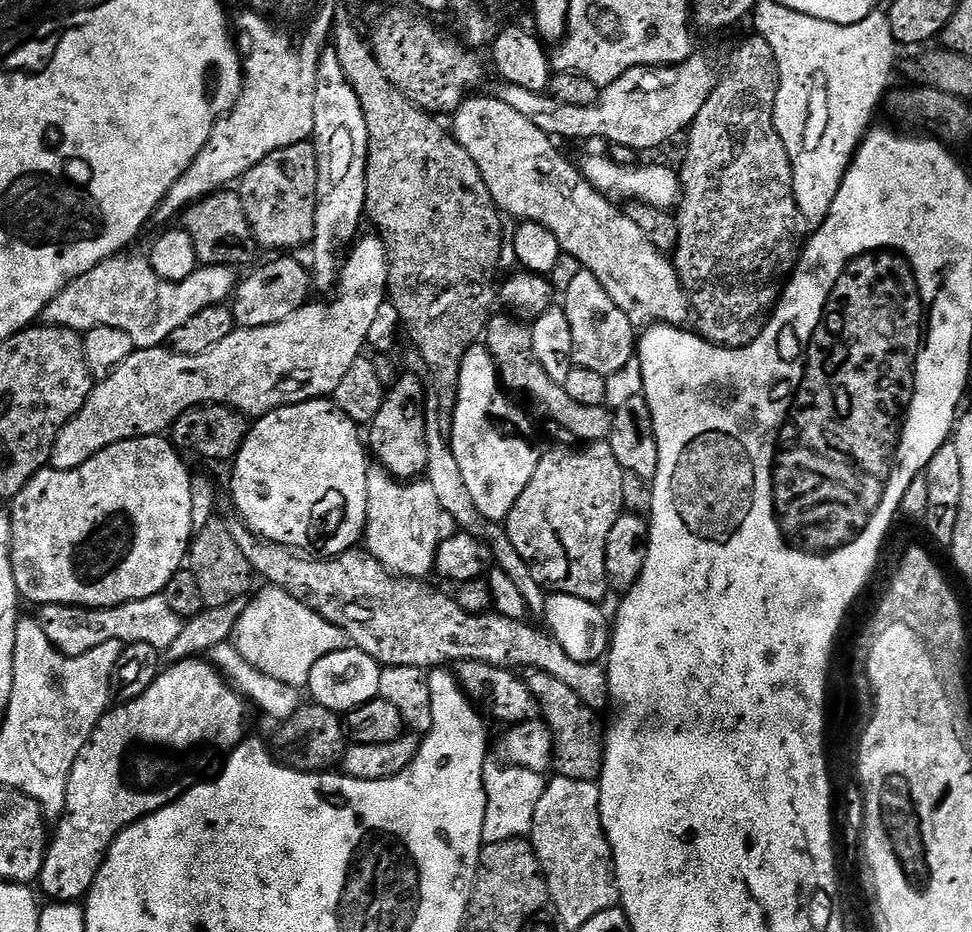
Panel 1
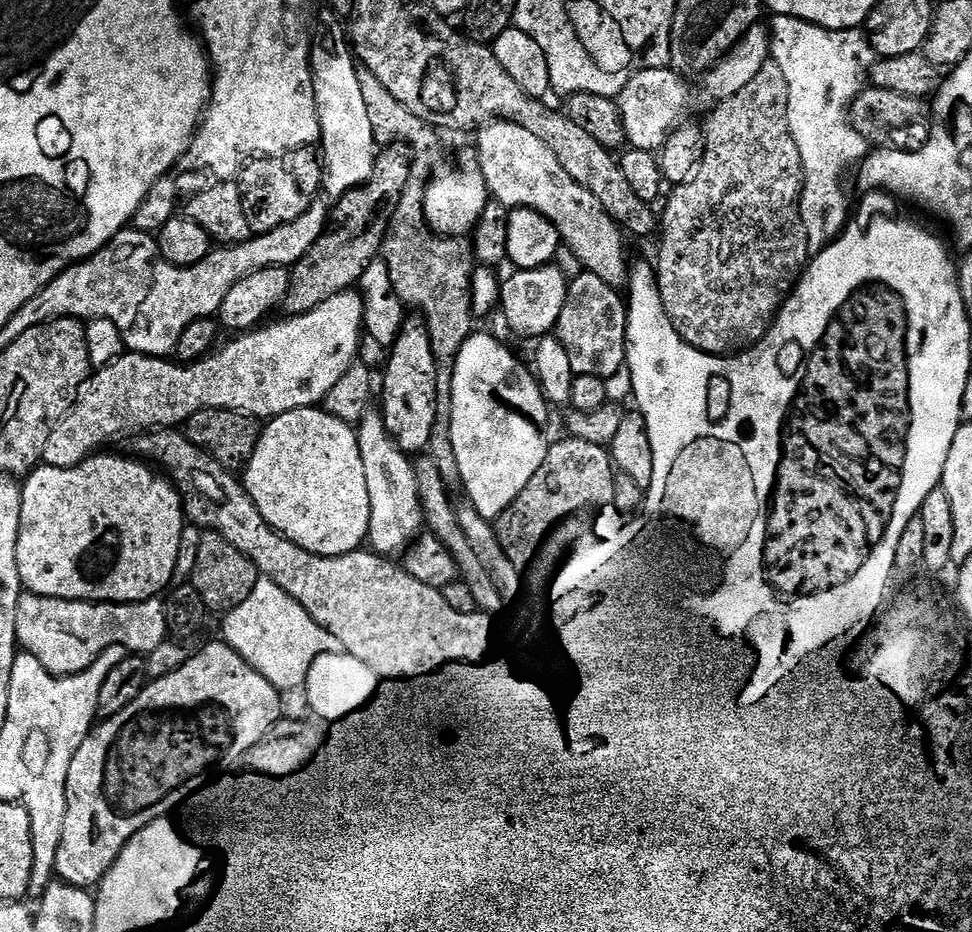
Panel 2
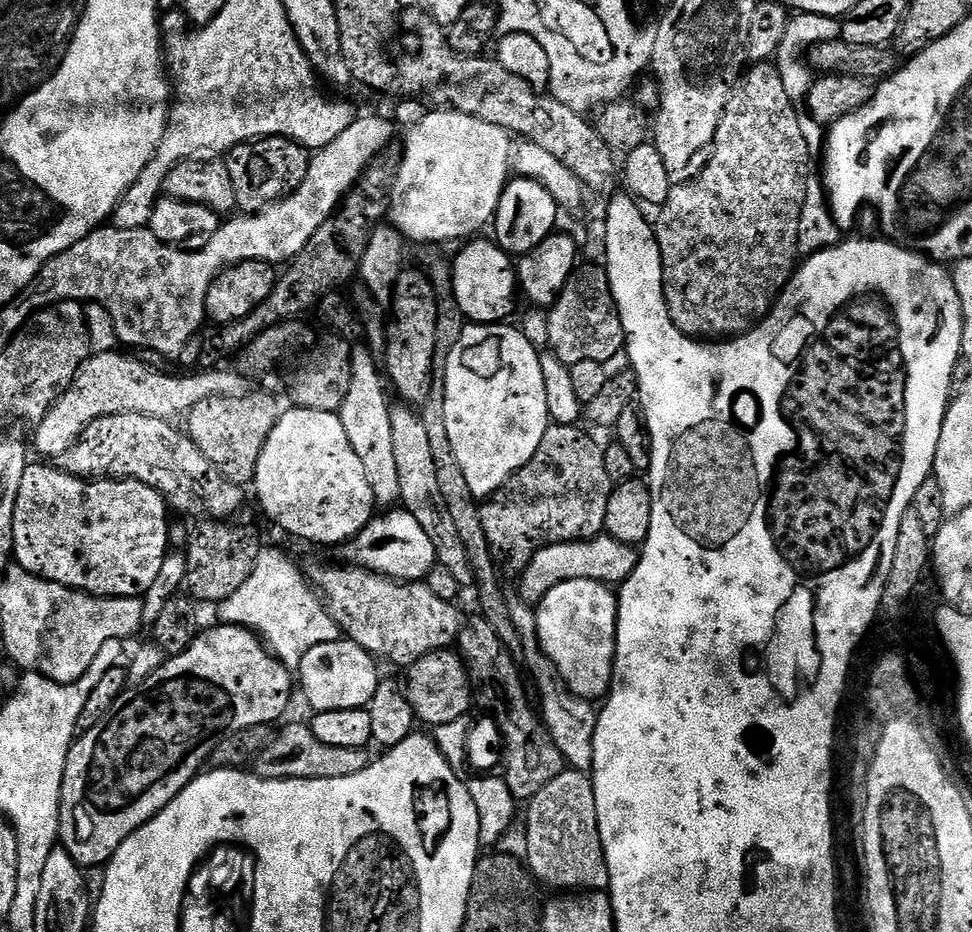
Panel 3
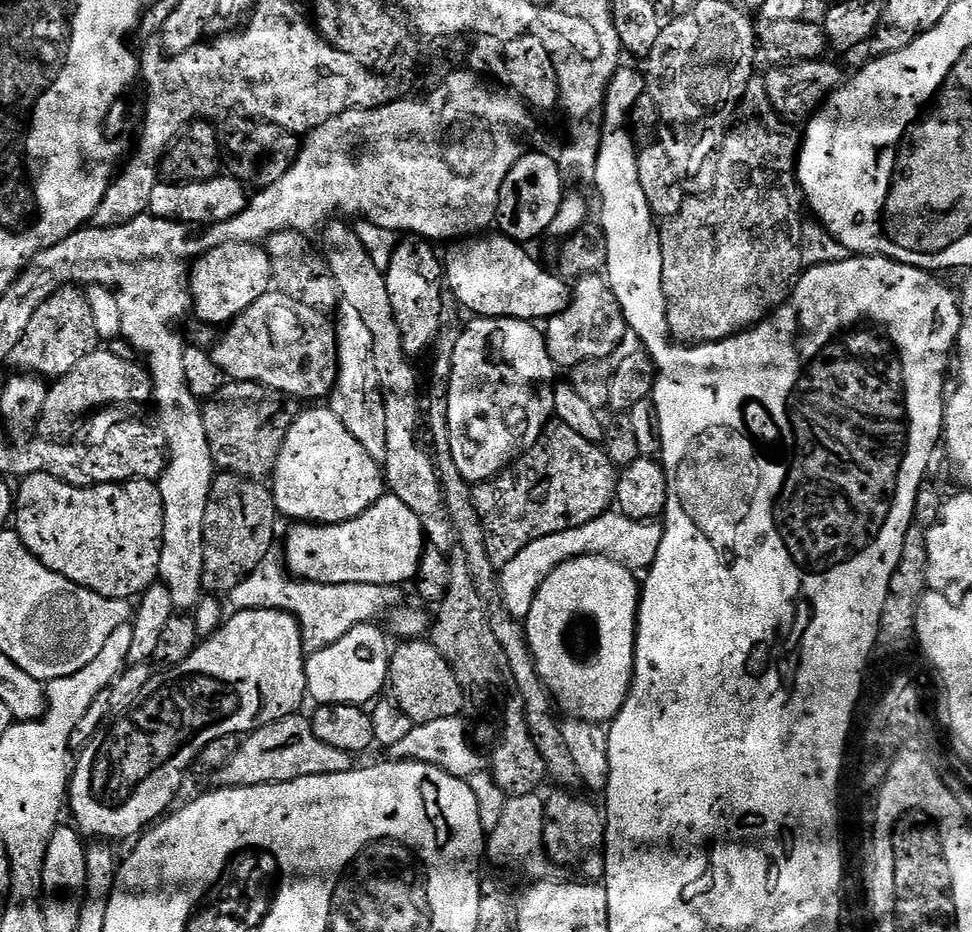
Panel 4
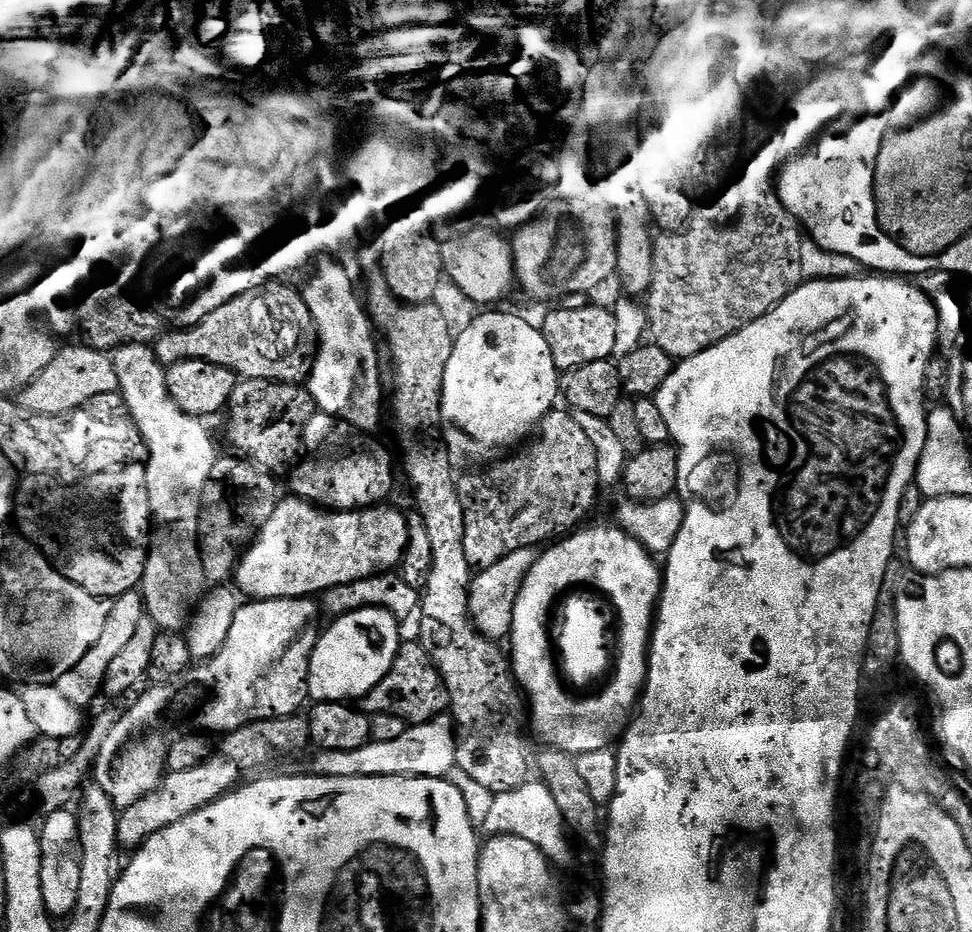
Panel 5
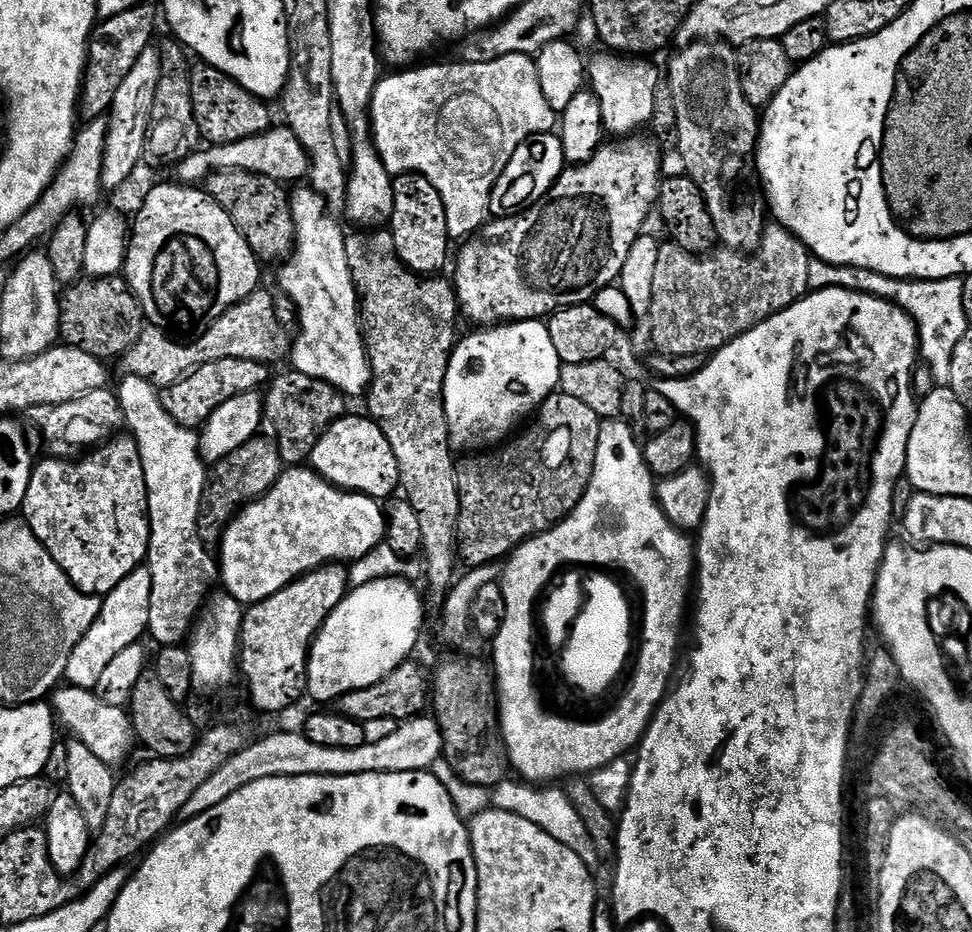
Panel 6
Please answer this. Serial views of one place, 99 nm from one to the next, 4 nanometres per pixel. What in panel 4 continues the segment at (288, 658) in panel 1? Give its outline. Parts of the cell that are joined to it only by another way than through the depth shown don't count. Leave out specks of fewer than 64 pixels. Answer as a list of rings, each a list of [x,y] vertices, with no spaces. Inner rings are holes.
[[[269,554],[250,575],[230,593],[232,608],[266,608],[289,612],[298,622],[305,653],[311,654],[330,646],[357,624],[371,624],[391,613],[401,603],[401,589],[391,584],[315,584],[297,580],[275,555]]]

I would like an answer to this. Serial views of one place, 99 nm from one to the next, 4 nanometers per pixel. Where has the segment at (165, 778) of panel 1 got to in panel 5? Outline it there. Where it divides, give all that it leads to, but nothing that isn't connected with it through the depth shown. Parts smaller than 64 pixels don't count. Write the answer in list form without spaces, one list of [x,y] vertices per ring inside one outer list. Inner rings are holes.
[[[312,598],[252,600],[241,603],[234,614],[230,634],[226,634],[226,642],[222,642],[218,654],[193,663],[172,680],[153,683],[152,688],[146,689],[129,706],[128,713],[117,719],[113,733],[103,743],[102,752],[98,754],[94,767],[94,782],[102,790],[106,790],[117,810],[134,806],[138,798],[150,794],[160,785],[166,775],[167,754],[177,741],[177,734],[227,734],[256,720],[295,716],[301,711],[304,700],[309,699],[308,671],[314,647],[312,623],[316,620],[316,608],[318,612],[317,601]]]

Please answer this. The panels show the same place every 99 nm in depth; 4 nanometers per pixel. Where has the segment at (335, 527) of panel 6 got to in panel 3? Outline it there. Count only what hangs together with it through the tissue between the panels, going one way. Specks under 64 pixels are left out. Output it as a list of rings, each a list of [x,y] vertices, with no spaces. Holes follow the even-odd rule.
[[[388,510],[385,516],[377,515],[354,539],[343,545],[342,552],[349,565],[367,568],[379,576],[388,576],[401,582],[427,581],[436,562],[434,542],[414,519],[414,514],[403,510]]]

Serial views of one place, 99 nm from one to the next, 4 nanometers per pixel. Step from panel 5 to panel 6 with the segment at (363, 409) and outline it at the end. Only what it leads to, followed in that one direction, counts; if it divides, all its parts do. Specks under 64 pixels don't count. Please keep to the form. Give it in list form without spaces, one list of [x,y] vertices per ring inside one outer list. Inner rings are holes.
[[[300,186],[296,189],[297,192],[293,191],[290,196],[295,245],[291,255],[283,261],[284,269],[280,272],[280,288],[292,299],[292,304],[300,315],[300,333],[294,336],[290,344],[291,367],[345,397],[363,397],[371,383],[371,368],[368,365],[368,352],[364,349],[364,338],[360,331],[356,287],[350,278],[349,267],[346,266],[344,249],[346,236],[345,233],[340,233],[339,226],[328,217],[329,209],[311,187]]]

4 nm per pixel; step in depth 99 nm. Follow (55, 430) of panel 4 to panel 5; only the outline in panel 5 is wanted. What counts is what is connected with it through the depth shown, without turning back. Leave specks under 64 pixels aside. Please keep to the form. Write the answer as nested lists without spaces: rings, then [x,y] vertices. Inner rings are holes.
[[[87,346],[61,347],[54,362],[50,362],[50,366],[46,366],[46,370],[42,370],[42,374],[26,389],[26,406],[34,414],[65,416],[67,412],[90,402],[90,398],[98,398],[98,394],[110,394],[119,387],[116,362],[109,353]]]

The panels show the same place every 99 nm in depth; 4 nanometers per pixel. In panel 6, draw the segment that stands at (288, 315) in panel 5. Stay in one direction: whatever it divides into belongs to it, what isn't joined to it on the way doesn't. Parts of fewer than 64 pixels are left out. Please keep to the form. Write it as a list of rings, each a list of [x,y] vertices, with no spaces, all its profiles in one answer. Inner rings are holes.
[[[257,290],[240,304],[235,304],[226,311],[222,318],[215,320],[203,334],[187,342],[173,338],[167,331],[145,327],[144,332],[134,342],[129,352],[125,352],[122,363],[133,376],[148,380],[158,390],[174,386],[186,379],[191,372],[197,372],[210,362],[226,358],[249,360],[259,364],[275,366],[280,359],[290,352],[290,336],[284,333],[280,325],[280,316],[276,313],[276,304],[265,290]]]

